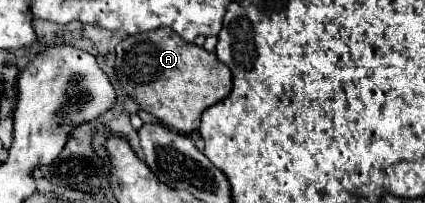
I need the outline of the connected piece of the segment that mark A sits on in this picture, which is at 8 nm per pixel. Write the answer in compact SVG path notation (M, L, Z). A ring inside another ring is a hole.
M157 28L127 36L117 44L115 70L121 88L137 100L139 108L153 114L161 124L177 132L195 132L203 110L231 92L231 70L221 64L215 52L185 44L173 30Z

